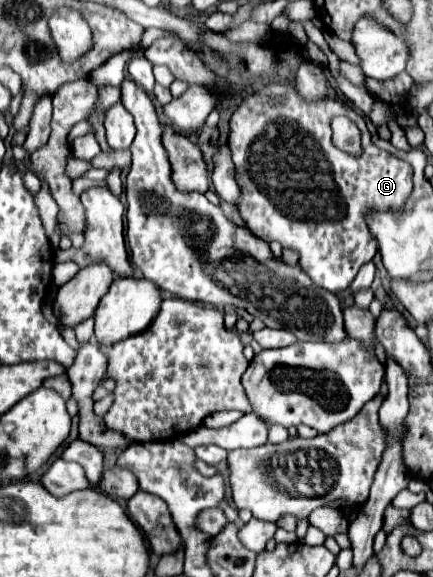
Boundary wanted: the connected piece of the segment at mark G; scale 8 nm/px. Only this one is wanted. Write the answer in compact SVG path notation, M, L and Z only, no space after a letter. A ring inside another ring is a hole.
M269 83L267 87L261 87L259 91L255 91L253 95L249 95L249 97L237 107L237 111L231 115L231 119L229 119L229 129L231 129L231 133L229 133L229 147L231 147L231 151L233 151L235 179L237 179L237 185L239 185L239 189L241 189L237 209L239 209L239 215L241 215L241 219L243 219L243 223L245 223L255 235L259 235L263 241L279 241L283 247L289 247L289 249L299 251L299 265L303 267L303 271L307 271L307 275L311 277L311 281L315 281L315 285L325 287L325 289L329 289L329 291L333 291L333 293L345 291L345 289L351 285L351 281L355 279L359 267L361 267L363 263L371 261L371 259L375 257L375 253L377 253L377 239L371 235L371 231L369 231L369 227L367 227L367 215L369 215L371 211L399 211L399 209L405 205L407 197L409 197L411 191L413 191L413 169L411 169L411 165L405 163L405 161L401 161L401 159L397 159L395 155L391 155L391 153L387 153L387 151L375 147L375 145L371 143L371 135L369 135L369 131L367 131L365 119L363 119L359 113L355 113L349 105L345 105L343 101L337 101L337 99L333 99L333 97L327 99L327 103L307 103L307 101L303 101L303 99L299 97L299 93L297 93L289 83ZM275 95L277 95L277 97L283 97L283 103L281 103L281 105L271 105L271 103L269 103L269 97L275 97ZM335 115L347 115L347 117L353 119L353 123L361 129L361 135L363 135L363 137L361 137L361 145L363 145L363 151L365 151L363 157L351 157L351 155L339 151L339 149L333 145L333 141L331 141L331 119L333 119Z

